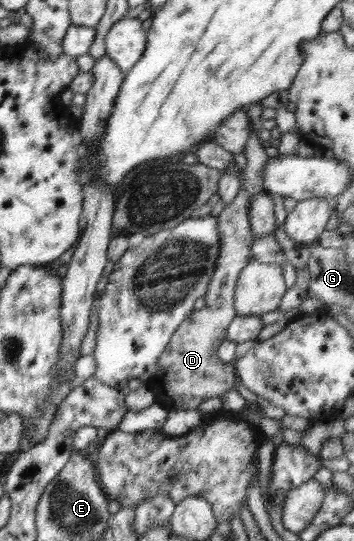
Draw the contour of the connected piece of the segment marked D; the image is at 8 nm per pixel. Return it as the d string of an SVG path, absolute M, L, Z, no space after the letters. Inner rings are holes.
M261 101L248 105L246 114L250 116L251 132L248 143L244 145L244 183L241 189L232 199L230 205L226 205L216 218L216 226L220 231L220 254L216 260L214 274L210 278L208 290L204 296L205 306L200 311L194 311L182 325L174 332L169 347L158 360L158 371L155 377L146 382L148 390L154 394L155 403L172 410L194 411L207 399L223 397L225 393L235 388L237 374L234 363L224 364L217 356L220 344L225 340L226 330L230 322L236 318L234 308L235 286L242 269L251 261L250 246L255 236L250 230L250 204L256 194L265 192L262 170L269 160L266 155L265 144L259 139L262 130L262 112L265 108Z

